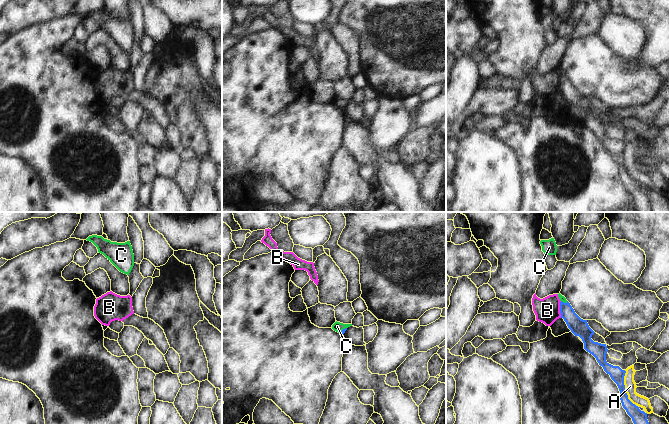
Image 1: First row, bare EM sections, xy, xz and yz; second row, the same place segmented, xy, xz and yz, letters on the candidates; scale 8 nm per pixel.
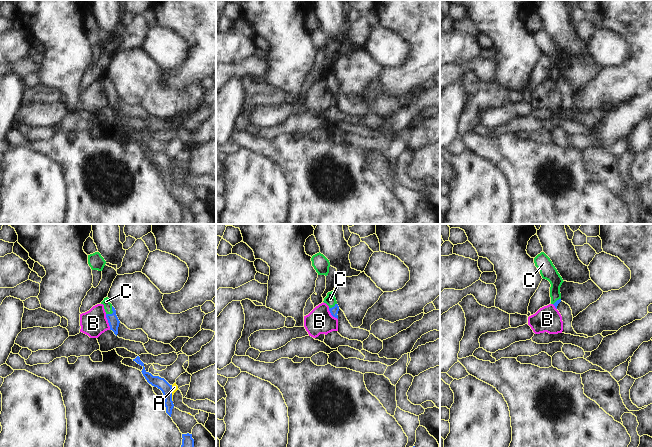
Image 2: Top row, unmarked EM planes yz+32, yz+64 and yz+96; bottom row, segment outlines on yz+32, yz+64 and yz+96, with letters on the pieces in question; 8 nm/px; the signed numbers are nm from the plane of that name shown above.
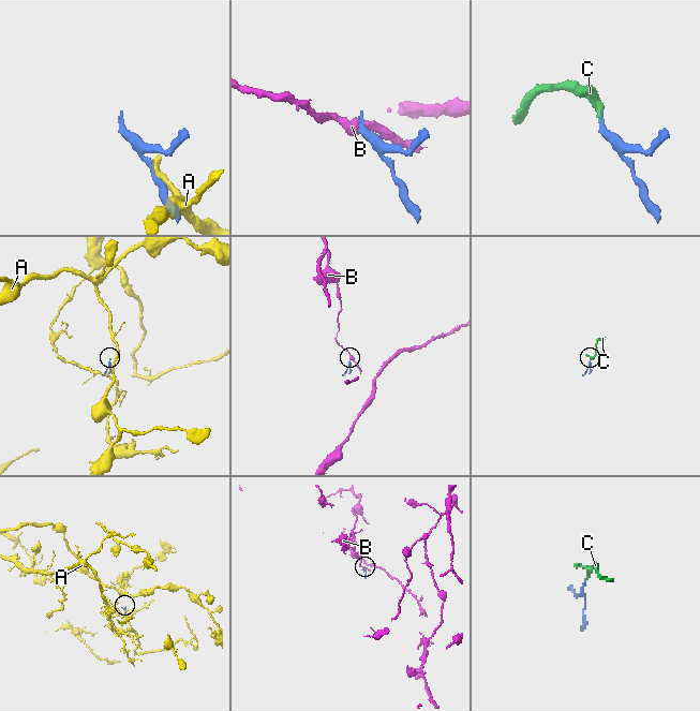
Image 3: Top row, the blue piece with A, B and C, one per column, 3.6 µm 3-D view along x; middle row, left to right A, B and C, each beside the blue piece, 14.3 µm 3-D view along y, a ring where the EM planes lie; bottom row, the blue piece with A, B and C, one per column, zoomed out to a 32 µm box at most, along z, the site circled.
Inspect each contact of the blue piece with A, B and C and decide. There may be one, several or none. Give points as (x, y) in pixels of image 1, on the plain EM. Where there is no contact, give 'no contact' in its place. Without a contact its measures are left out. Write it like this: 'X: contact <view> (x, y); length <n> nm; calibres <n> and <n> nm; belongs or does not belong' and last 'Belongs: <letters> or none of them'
A: contact yz (624, 164); length 300 nm; calibres 110 and 100 nm; does not belong
B: contact yz (560, 85); length 140 nm; calibres 140 and 200 nm; does not belong
C: contact xz (343, 105); length 70 nm; calibres 30 and 80 nm; belongs
Belongs: C

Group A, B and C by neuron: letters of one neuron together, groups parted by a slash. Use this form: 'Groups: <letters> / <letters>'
Groups: A / B / C.

